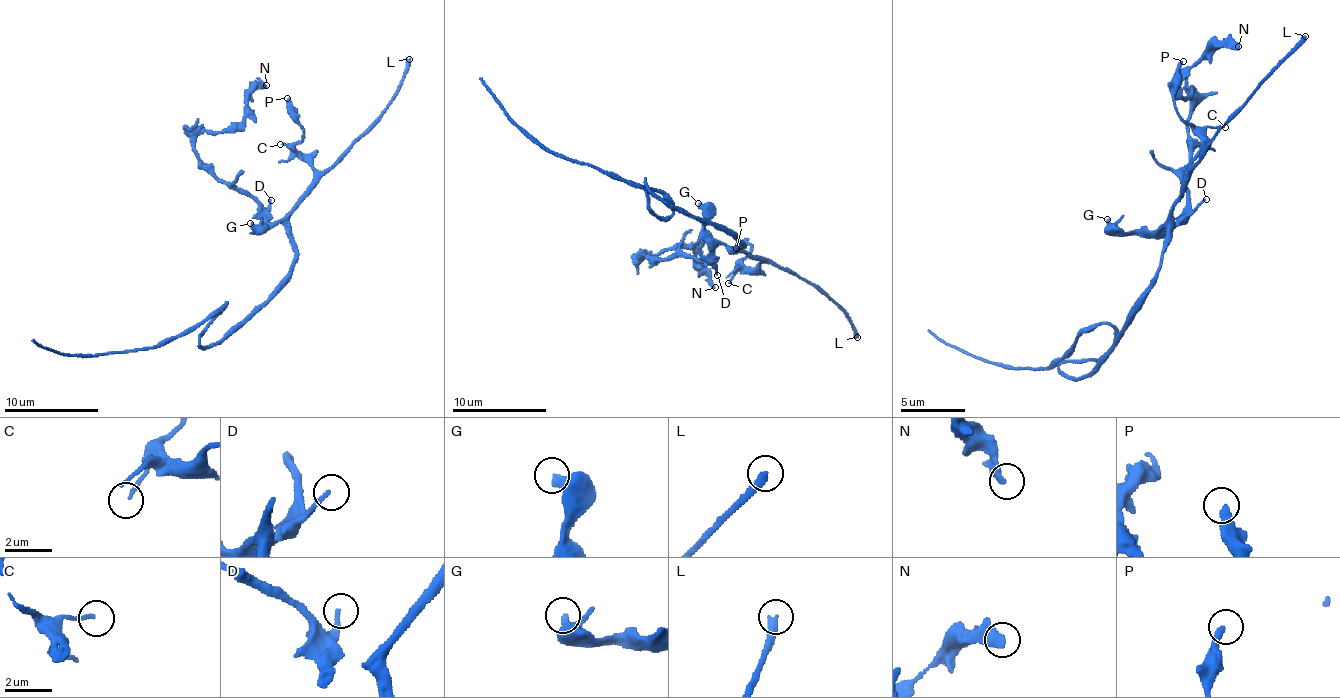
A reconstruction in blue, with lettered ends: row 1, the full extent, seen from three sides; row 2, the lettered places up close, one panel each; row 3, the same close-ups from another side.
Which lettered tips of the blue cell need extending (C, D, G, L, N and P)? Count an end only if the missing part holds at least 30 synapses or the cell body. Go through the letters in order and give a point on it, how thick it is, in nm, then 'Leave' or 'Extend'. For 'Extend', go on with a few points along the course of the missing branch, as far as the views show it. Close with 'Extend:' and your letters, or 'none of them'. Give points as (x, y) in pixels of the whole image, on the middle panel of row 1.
C: Place: (728, 283). Thickness 150 nm. Leave
D: Place: (717, 275). Thickness 180 nm. Leave
G: Place: (698, 203). Thickness 400 nm. Leave
L: Place: (857, 337). Thickness 360 nm. Extend
N: Place: (715, 287). Thickness 400 nm. Leave
P: Place: (736, 248). Thickness 360 nm. Leave
Extend: L

